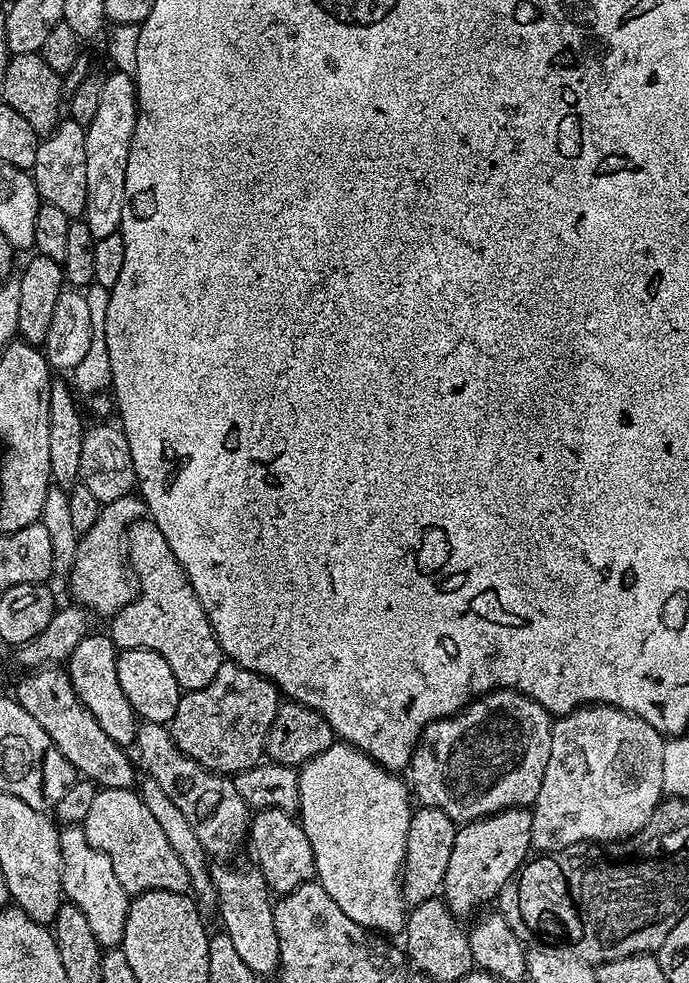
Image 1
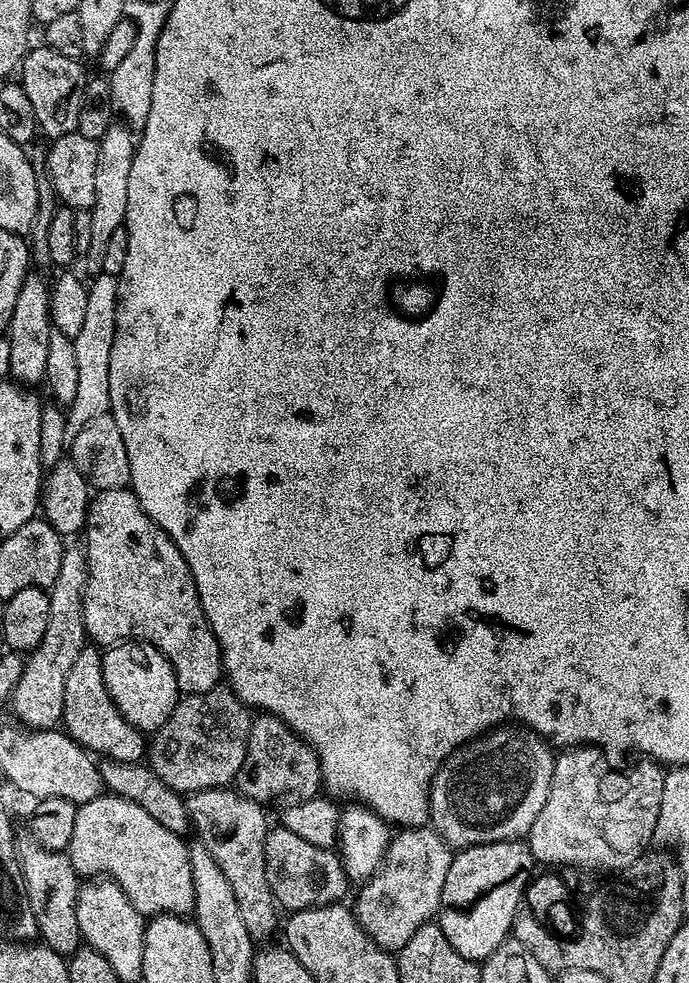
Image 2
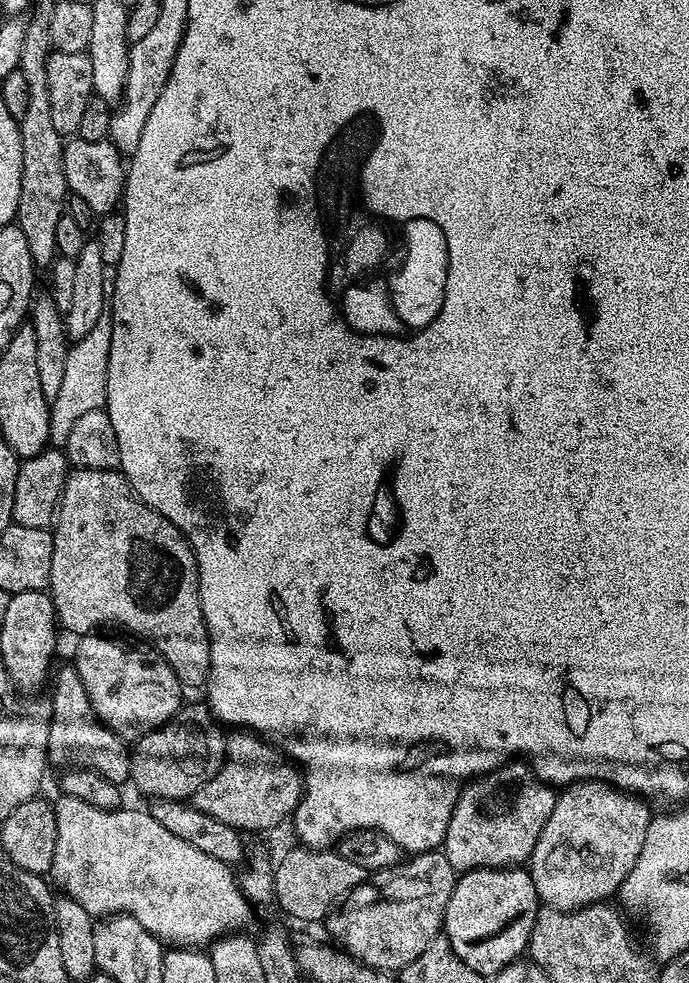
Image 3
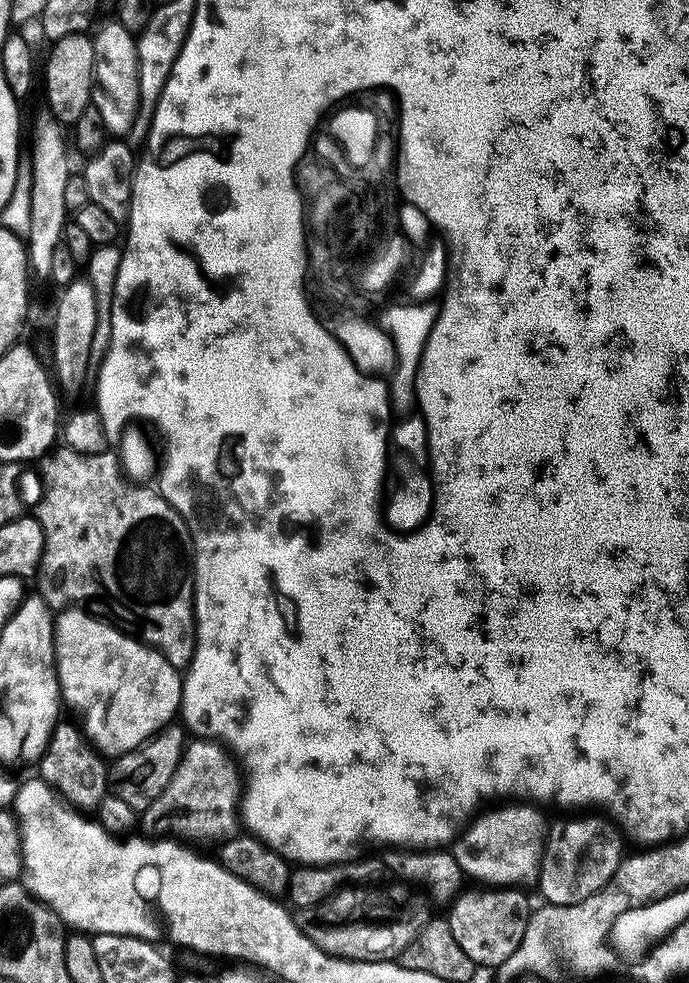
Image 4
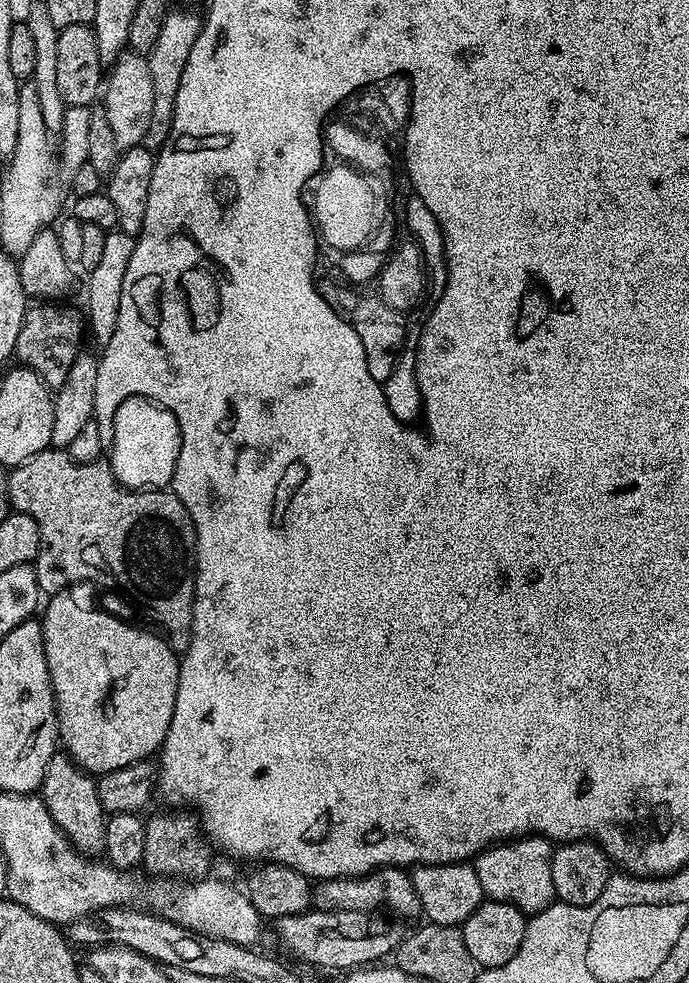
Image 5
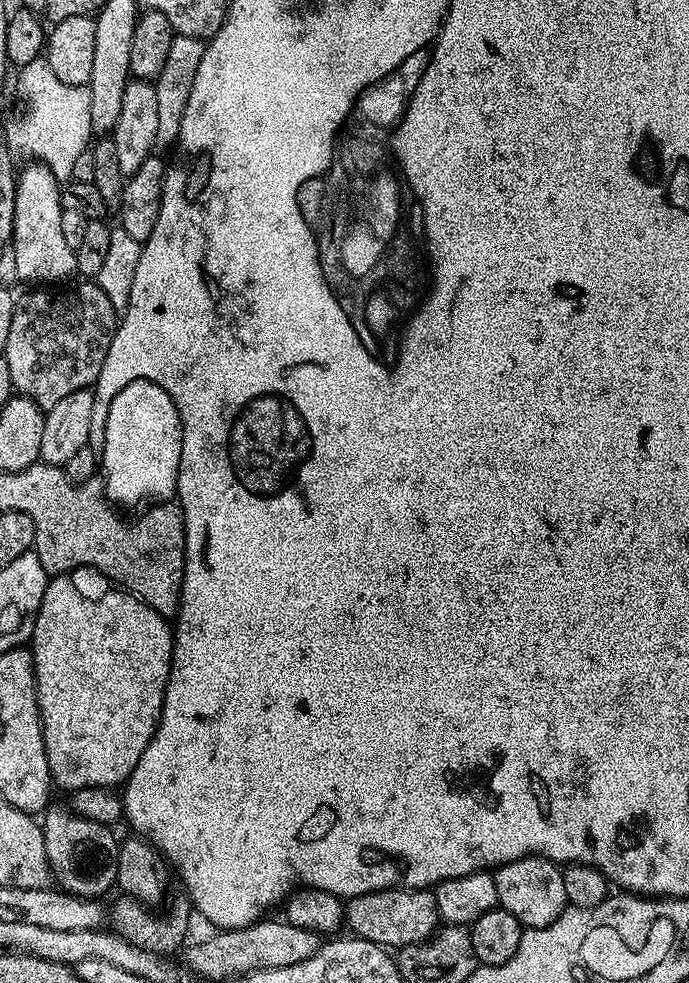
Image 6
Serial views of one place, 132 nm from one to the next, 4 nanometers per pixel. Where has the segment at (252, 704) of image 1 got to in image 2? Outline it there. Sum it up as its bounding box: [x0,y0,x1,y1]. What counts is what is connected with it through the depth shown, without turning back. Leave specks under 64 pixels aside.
[146,682,252,794]

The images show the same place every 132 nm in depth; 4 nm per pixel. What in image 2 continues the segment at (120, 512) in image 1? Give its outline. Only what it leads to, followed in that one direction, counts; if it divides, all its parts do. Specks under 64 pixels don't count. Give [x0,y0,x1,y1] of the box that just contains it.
[10,547,88,730]

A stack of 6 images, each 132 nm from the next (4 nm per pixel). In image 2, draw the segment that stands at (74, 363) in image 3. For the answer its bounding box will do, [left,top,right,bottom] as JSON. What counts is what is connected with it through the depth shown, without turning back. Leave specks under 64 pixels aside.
[65,271,118,442]

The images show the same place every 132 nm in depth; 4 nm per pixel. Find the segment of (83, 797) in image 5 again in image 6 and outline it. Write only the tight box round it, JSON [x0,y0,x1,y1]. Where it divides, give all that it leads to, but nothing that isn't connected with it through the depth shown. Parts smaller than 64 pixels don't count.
[42,807,120,898]

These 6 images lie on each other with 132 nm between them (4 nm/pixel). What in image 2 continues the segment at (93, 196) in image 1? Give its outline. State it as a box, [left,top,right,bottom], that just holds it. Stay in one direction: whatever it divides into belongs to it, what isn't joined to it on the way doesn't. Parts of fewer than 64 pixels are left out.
[90,122,136,257]

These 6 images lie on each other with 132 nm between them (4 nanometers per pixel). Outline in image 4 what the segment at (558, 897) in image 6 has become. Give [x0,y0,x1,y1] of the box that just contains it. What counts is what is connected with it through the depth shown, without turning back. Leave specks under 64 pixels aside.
[450,802,546,886]

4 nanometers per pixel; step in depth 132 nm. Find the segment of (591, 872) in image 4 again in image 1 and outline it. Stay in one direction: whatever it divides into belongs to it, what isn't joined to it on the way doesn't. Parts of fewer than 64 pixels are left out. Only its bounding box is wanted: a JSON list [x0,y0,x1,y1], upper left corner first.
[530,704,665,854]

